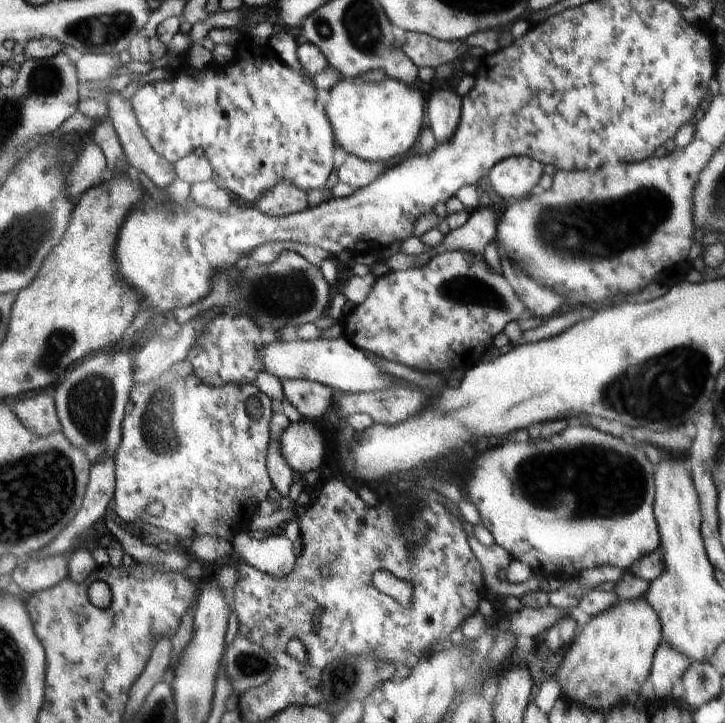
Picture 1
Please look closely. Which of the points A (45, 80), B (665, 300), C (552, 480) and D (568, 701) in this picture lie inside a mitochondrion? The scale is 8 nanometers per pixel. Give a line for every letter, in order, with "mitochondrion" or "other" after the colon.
A: mitochondrion
B: other
C: mitochondrion
D: other

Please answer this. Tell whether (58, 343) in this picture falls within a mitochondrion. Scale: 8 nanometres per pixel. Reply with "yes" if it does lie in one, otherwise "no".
yes

